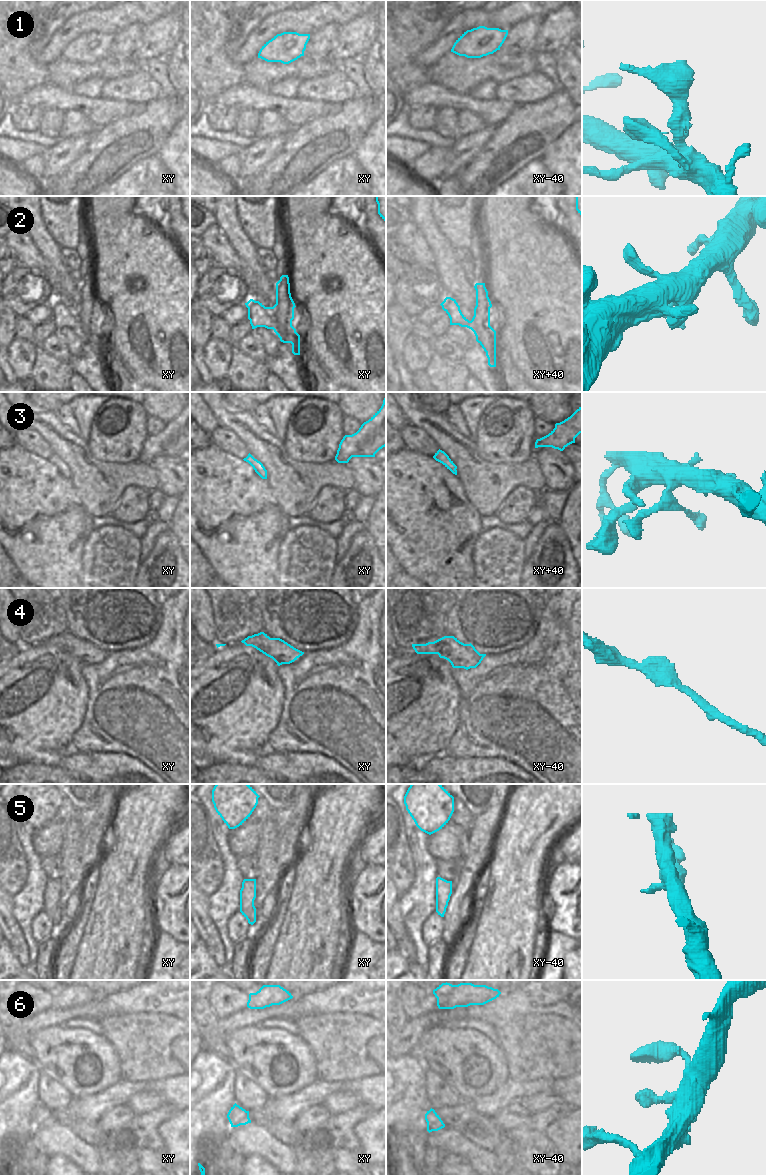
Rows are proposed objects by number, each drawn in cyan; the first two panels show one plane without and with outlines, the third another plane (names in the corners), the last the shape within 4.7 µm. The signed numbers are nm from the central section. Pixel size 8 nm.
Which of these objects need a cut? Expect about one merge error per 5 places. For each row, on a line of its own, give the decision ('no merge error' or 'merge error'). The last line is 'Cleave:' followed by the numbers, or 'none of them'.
1: no merge error
2: no merge error
3: merge error
4: no merge error
5: no merge error
6: no merge error
Cleave: 3

